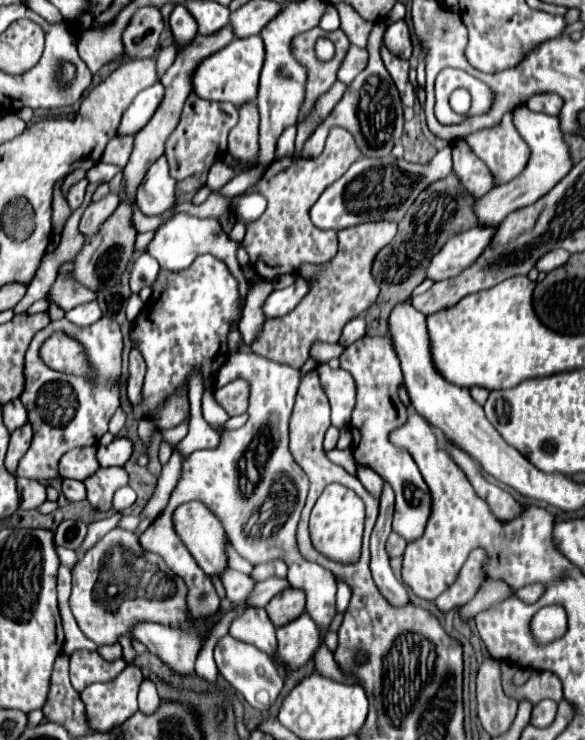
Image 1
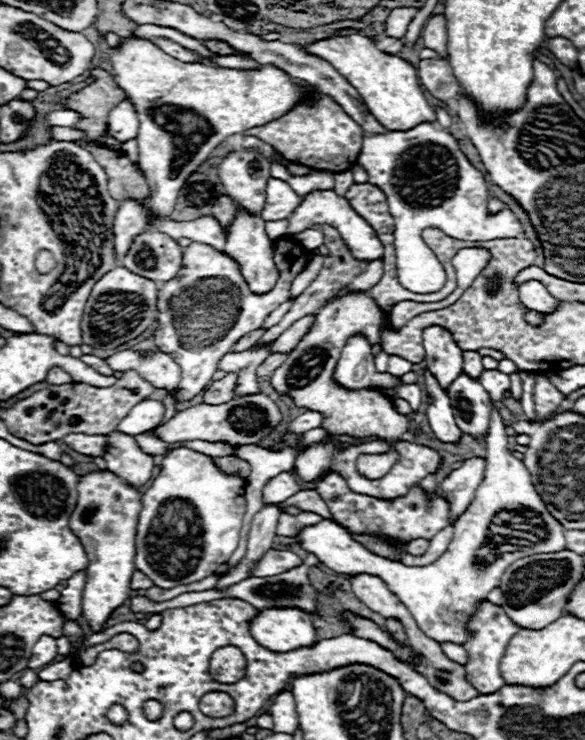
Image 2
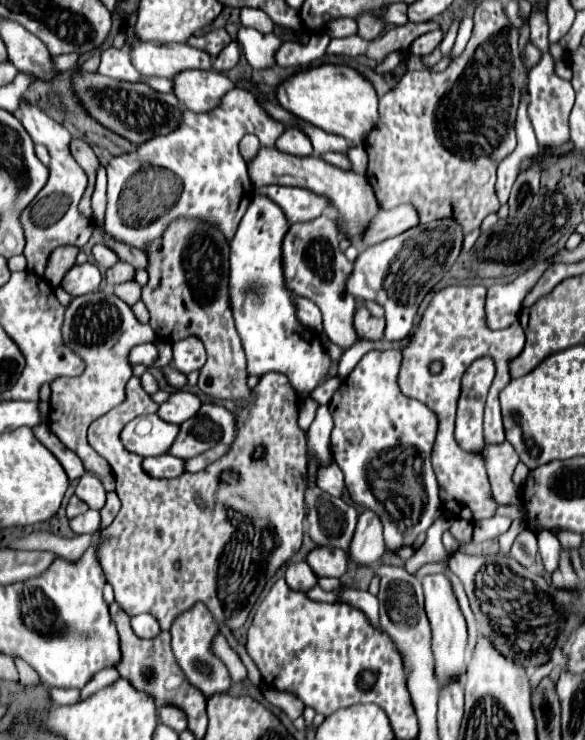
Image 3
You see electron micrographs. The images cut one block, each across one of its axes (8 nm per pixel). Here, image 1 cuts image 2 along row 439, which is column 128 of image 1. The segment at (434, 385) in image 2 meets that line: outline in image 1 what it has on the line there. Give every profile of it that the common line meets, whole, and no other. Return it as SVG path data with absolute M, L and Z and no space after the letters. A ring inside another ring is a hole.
M114 438L108 446L98 446L98 462L100 466L124 466L132 456L134 444L130 438Z

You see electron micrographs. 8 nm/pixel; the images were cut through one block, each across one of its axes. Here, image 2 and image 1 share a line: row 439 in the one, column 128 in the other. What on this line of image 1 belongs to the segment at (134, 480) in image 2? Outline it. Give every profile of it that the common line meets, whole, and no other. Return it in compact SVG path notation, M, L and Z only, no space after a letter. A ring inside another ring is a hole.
M160 82L140 92L140 96L136 96L136 100L124 112L118 134L136 134L152 118L162 98L164 98L164 86Z

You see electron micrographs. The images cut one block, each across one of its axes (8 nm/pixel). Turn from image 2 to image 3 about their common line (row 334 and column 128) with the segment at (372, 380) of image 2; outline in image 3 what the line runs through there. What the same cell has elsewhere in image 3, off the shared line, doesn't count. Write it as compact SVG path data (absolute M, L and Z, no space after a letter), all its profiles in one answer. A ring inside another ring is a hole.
M138 344L138 346L134 346L134 348L132 348L132 354L128 354L130 366L136 366L136 364L150 366L156 358L158 358L156 344Z

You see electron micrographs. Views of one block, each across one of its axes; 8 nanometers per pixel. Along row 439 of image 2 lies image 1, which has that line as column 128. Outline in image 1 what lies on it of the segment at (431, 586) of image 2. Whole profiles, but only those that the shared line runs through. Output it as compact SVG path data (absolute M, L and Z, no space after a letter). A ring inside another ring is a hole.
M124 486L124 488L120 488L120 490L116 490L116 494L114 494L114 502L112 502L112 506L114 506L114 510L124 510L124 508L130 508L134 501L136 500L137 495L130 488L130 486Z

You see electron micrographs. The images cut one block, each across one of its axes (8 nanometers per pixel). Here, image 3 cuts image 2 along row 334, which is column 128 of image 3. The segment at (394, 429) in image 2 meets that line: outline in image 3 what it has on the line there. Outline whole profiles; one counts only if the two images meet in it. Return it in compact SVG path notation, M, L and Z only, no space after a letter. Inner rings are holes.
M92 292L74 298L66 308L62 336L64 342L84 358L86 370L78 378L58 378L50 384L50 430L64 442L66 448L78 454L86 472L110 474L108 462L90 448L86 430L96 418L124 402L124 388L132 376L128 352L138 344L158 342L158 336L152 332L150 324L138 322L124 300L110 292Z

